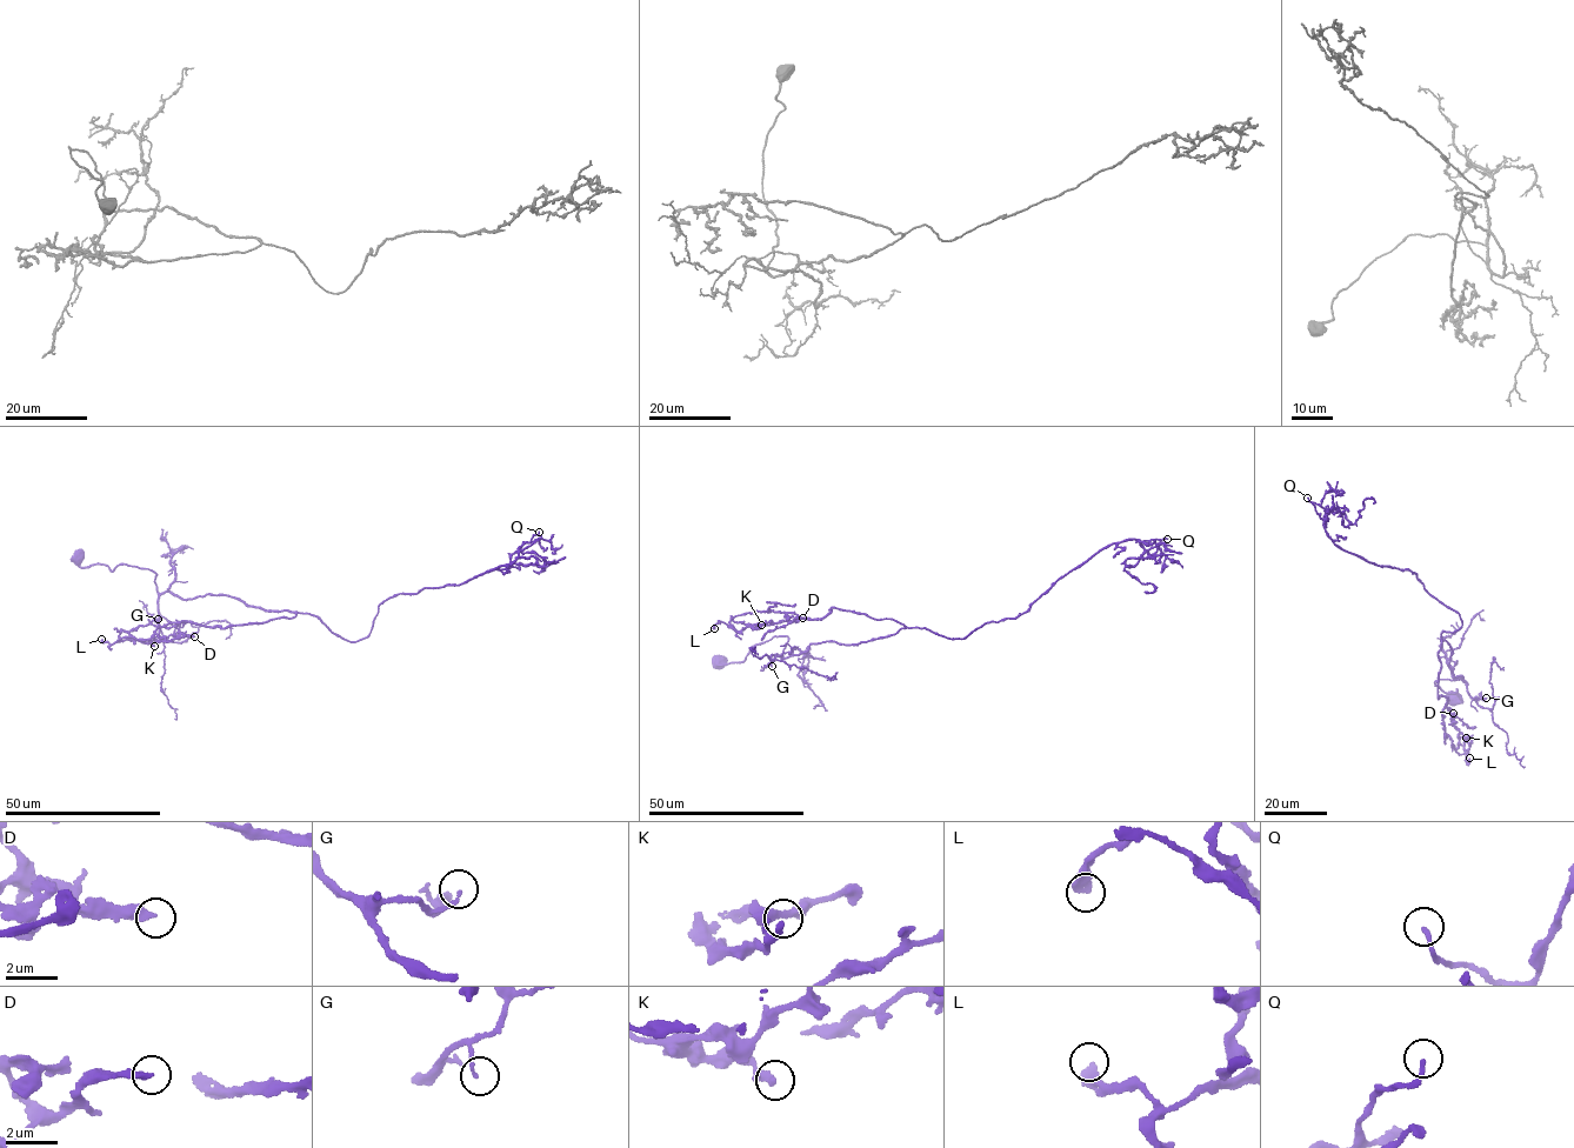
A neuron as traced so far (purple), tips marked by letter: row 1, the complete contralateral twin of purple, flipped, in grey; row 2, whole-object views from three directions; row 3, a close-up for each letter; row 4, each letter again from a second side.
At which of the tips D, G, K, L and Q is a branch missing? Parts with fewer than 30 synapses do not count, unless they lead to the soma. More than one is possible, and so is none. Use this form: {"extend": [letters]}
{"extend": []}

